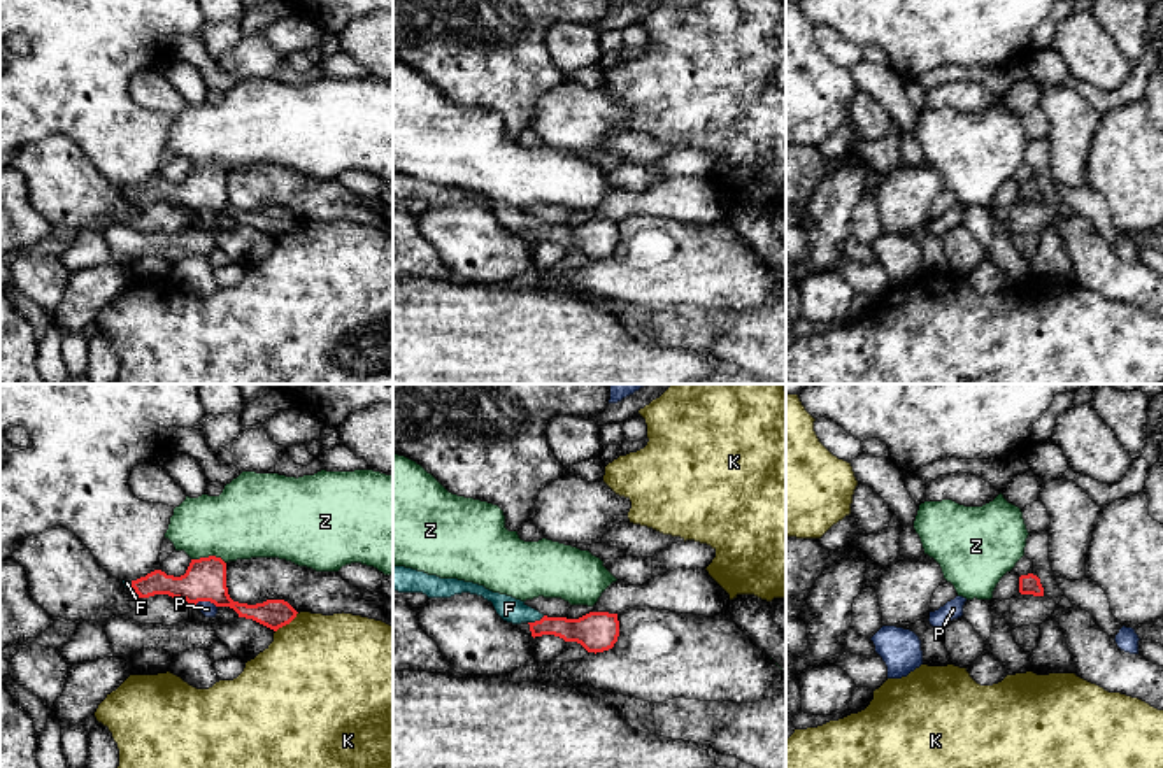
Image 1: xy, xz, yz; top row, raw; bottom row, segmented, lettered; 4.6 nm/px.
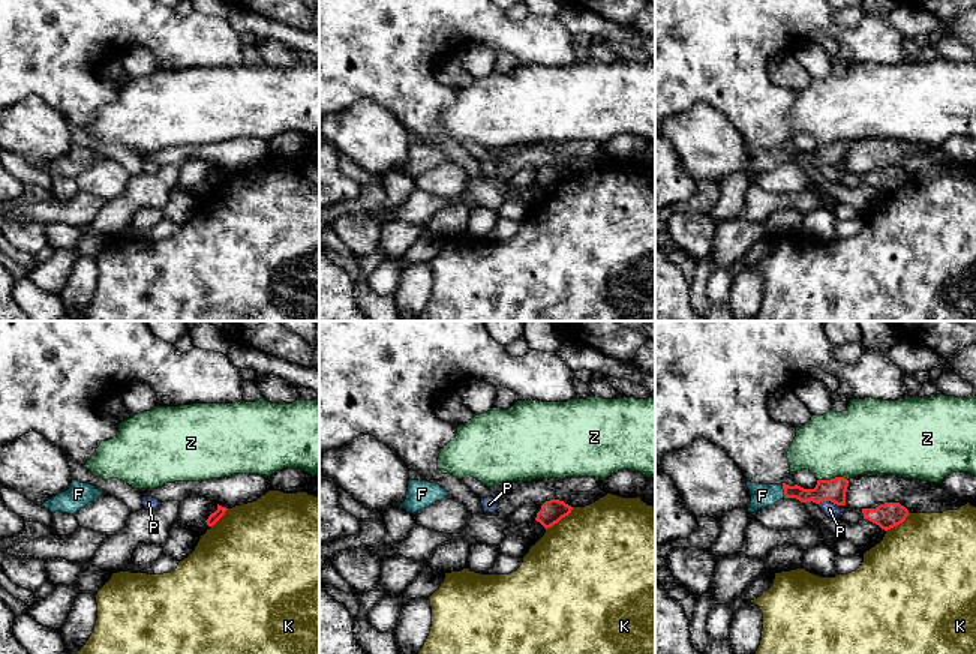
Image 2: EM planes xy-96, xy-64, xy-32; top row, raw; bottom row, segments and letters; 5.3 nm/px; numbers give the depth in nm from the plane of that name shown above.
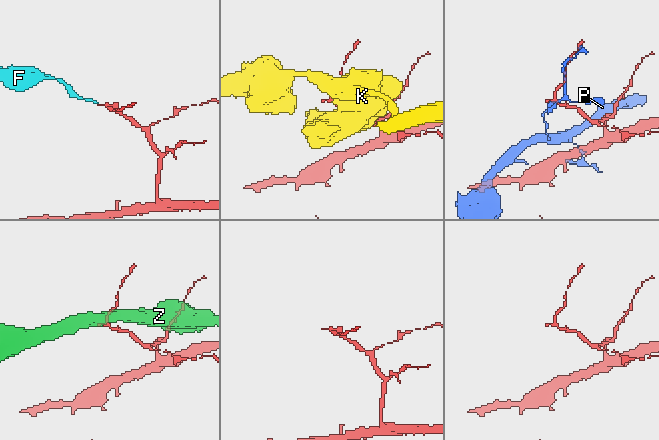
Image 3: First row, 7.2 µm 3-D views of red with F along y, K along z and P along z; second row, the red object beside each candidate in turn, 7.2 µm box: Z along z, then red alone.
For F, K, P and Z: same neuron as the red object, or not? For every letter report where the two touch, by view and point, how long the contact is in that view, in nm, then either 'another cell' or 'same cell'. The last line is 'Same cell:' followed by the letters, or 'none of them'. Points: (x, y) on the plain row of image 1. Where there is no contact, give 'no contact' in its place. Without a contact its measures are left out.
F: contact xz (535, 228); length 90 nm; same cell
K: contact xy (286, 230); length 140 nm; another cell
P: contact xy (206, 207); length 110 nm; another cell
Z: contact xy (209, 163); length 160 nm; another cell
Same cell: F

